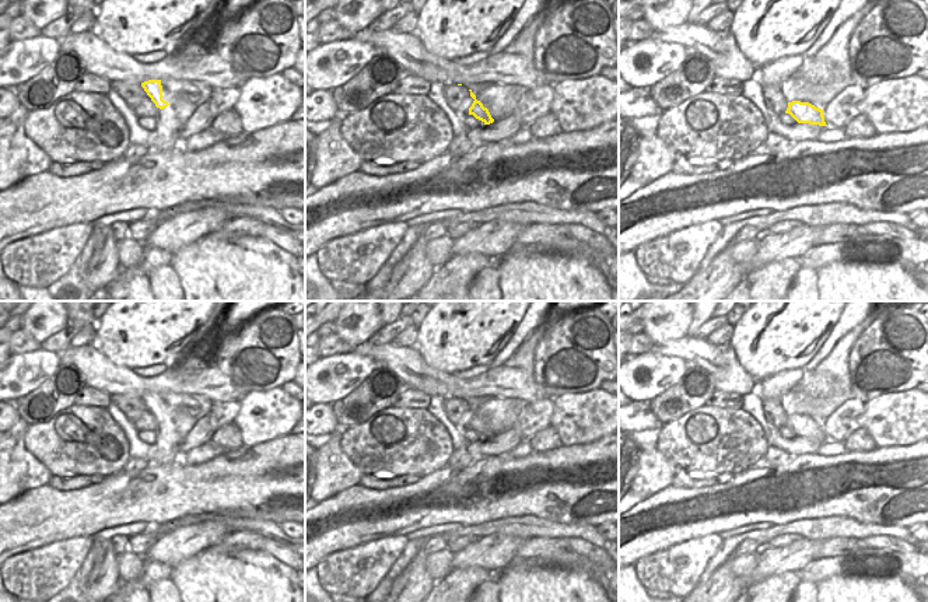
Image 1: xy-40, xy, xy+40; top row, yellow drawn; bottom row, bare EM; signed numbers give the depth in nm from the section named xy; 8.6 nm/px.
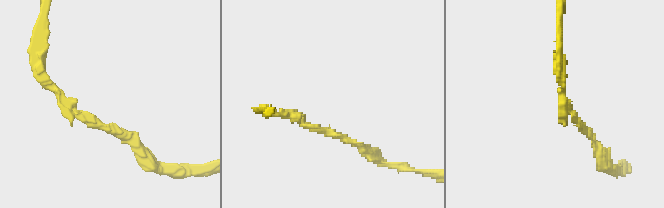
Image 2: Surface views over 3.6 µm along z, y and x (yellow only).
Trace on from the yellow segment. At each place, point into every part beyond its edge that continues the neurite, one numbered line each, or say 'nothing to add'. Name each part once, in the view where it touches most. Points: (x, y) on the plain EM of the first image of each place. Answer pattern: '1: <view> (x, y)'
nothing to add

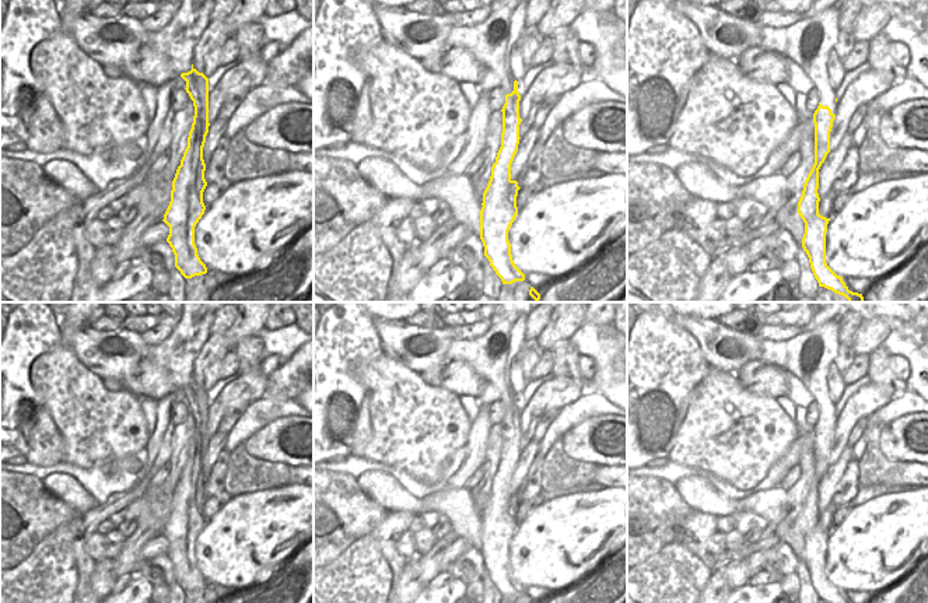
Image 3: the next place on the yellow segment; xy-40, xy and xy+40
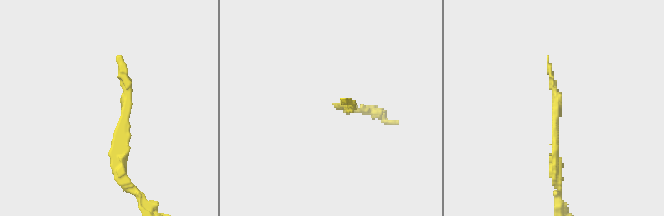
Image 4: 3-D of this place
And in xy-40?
1: xy-40 (198, 319)

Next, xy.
1: xy (500, 351)

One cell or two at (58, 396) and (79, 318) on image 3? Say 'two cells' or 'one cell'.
one cell

